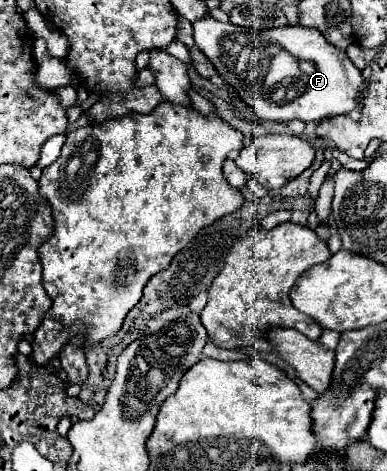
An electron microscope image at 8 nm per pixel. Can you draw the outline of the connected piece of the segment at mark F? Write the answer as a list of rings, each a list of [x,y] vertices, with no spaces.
[[[205,16],[193,22],[193,30],[199,50],[263,120],[289,122],[297,118],[301,122],[321,122],[349,114],[361,102],[365,90],[361,72],[343,50],[329,44],[315,28],[283,26],[249,34],[239,26]]]

